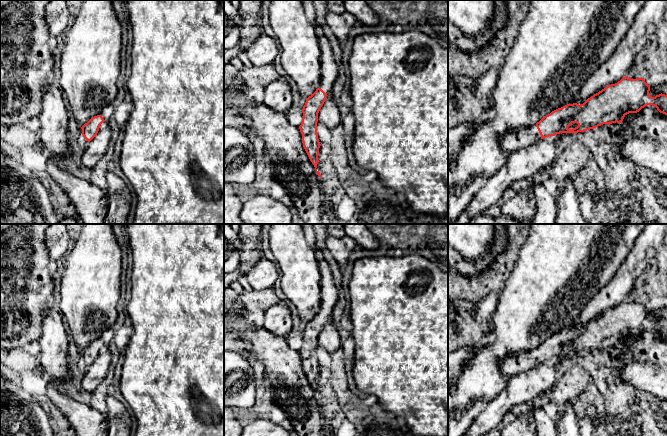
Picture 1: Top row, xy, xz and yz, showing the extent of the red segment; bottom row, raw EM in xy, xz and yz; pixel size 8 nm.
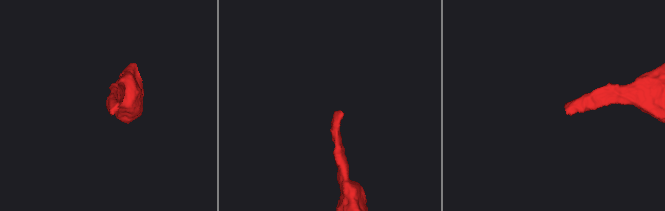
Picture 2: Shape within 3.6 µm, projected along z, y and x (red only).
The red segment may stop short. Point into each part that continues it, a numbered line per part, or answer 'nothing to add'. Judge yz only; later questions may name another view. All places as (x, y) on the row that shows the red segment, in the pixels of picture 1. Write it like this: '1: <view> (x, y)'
1: yz (511, 141)

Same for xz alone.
1: xz (329, 70)

